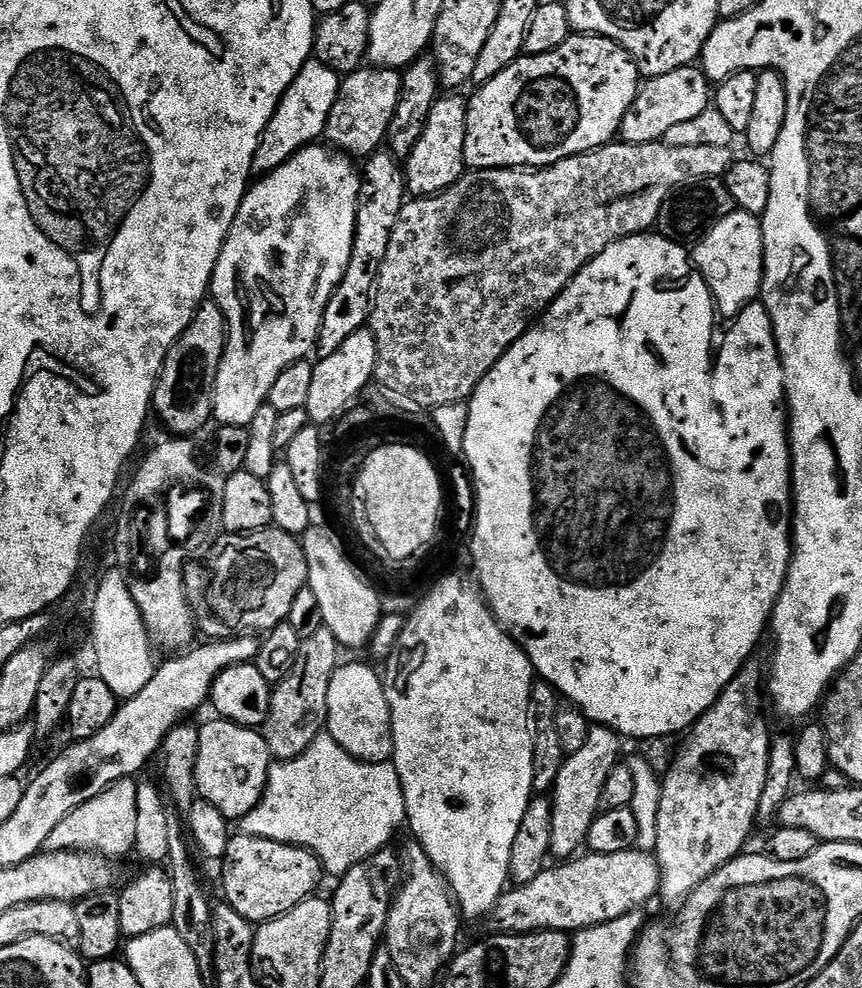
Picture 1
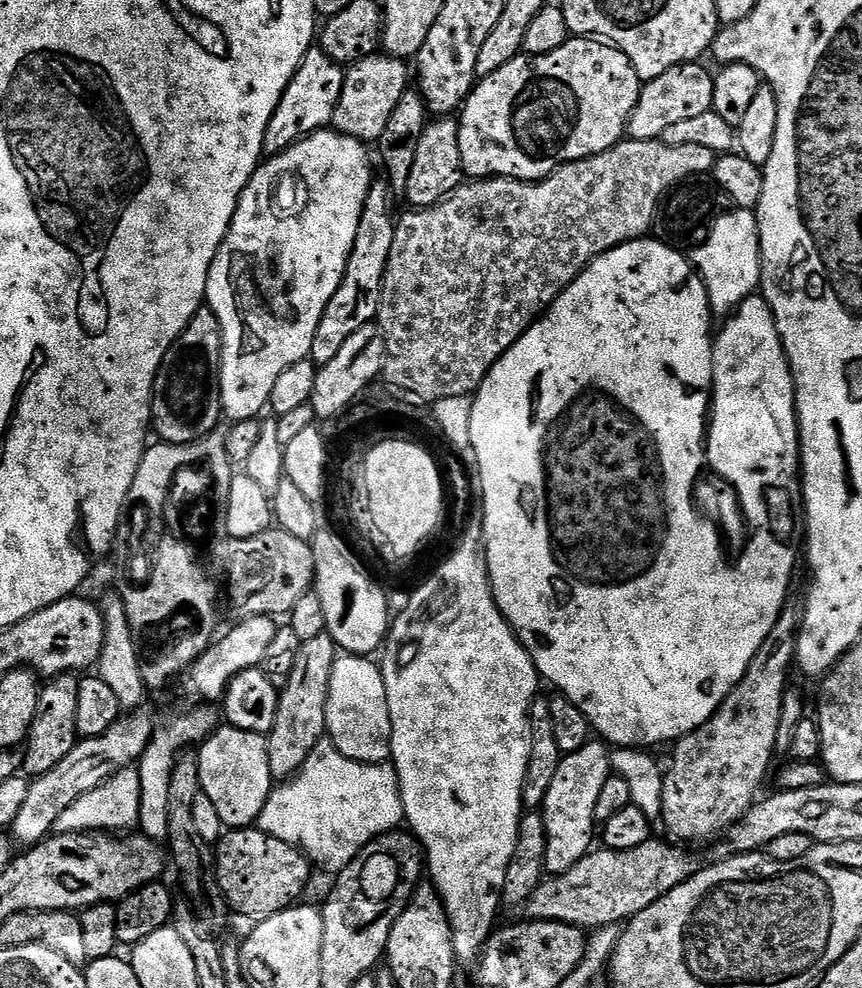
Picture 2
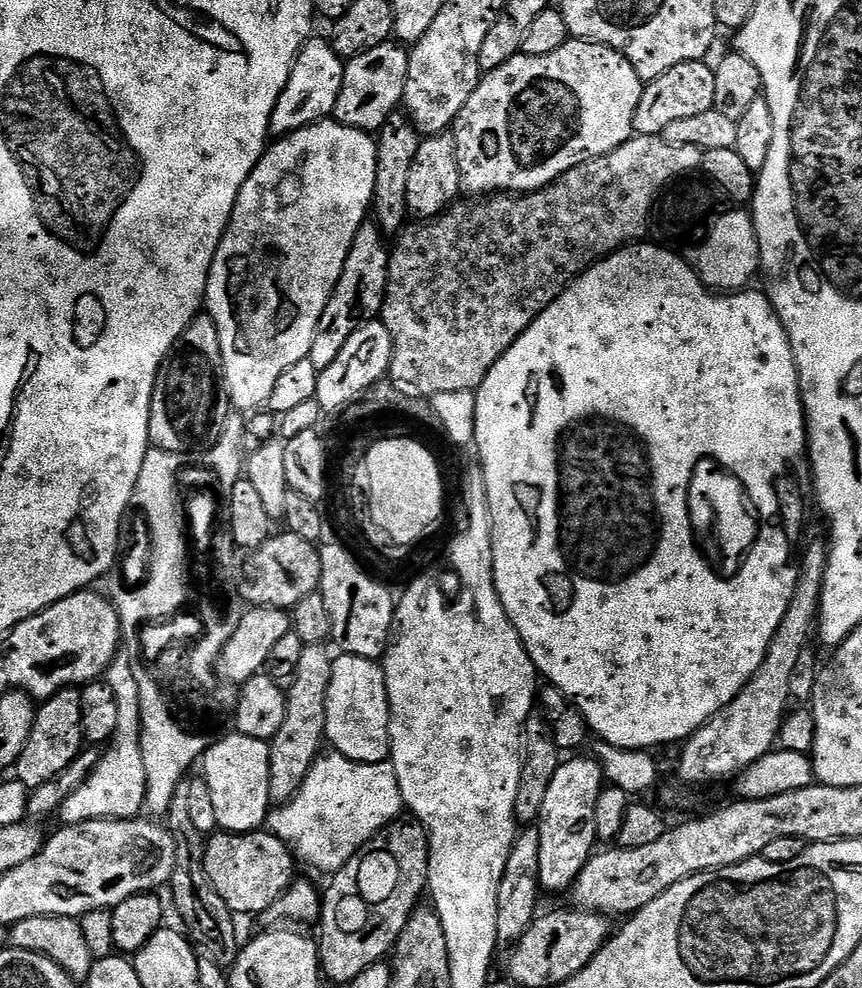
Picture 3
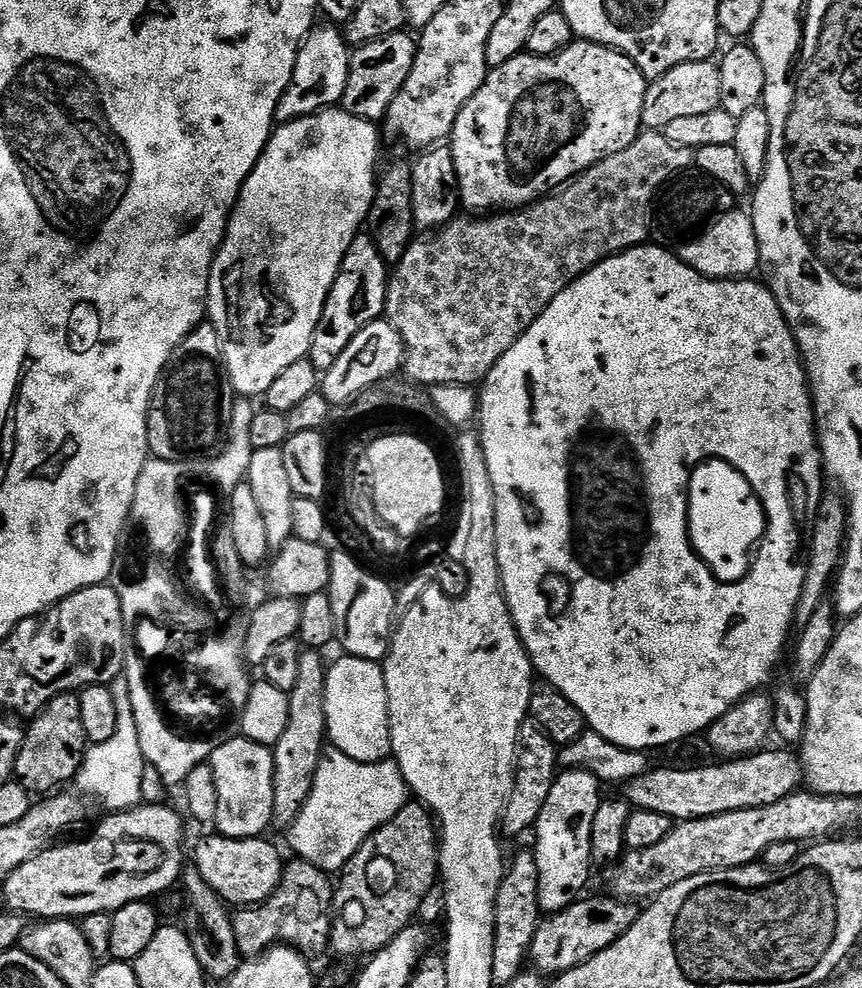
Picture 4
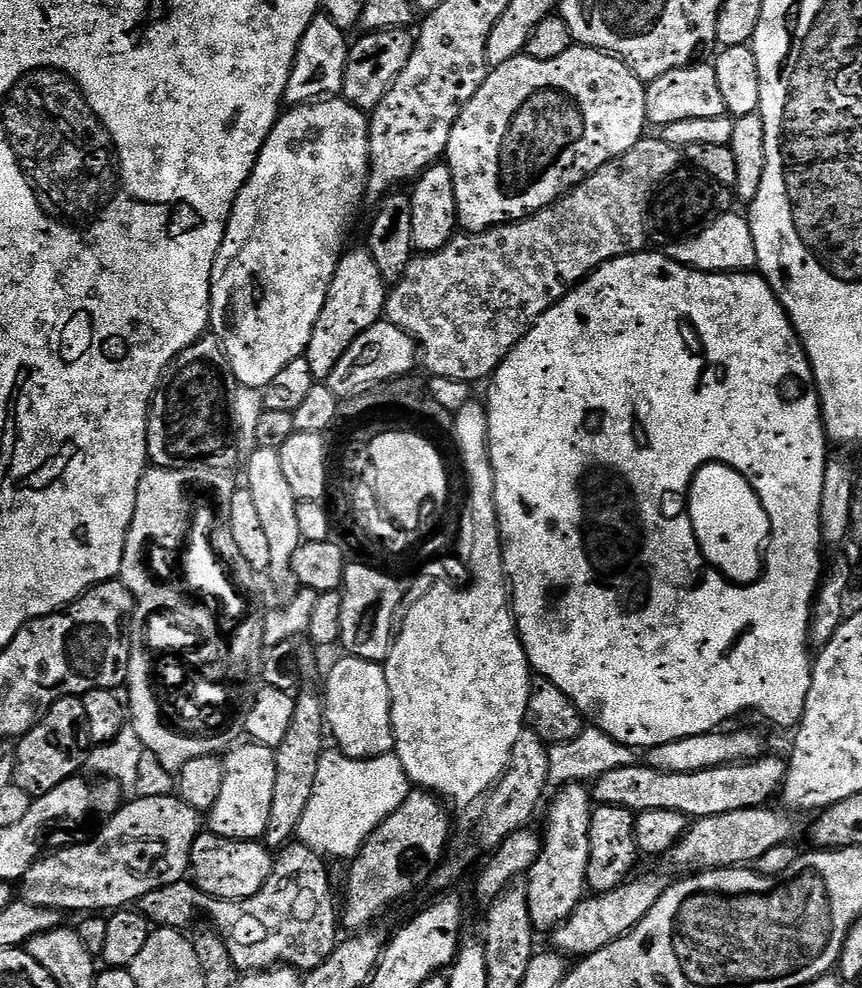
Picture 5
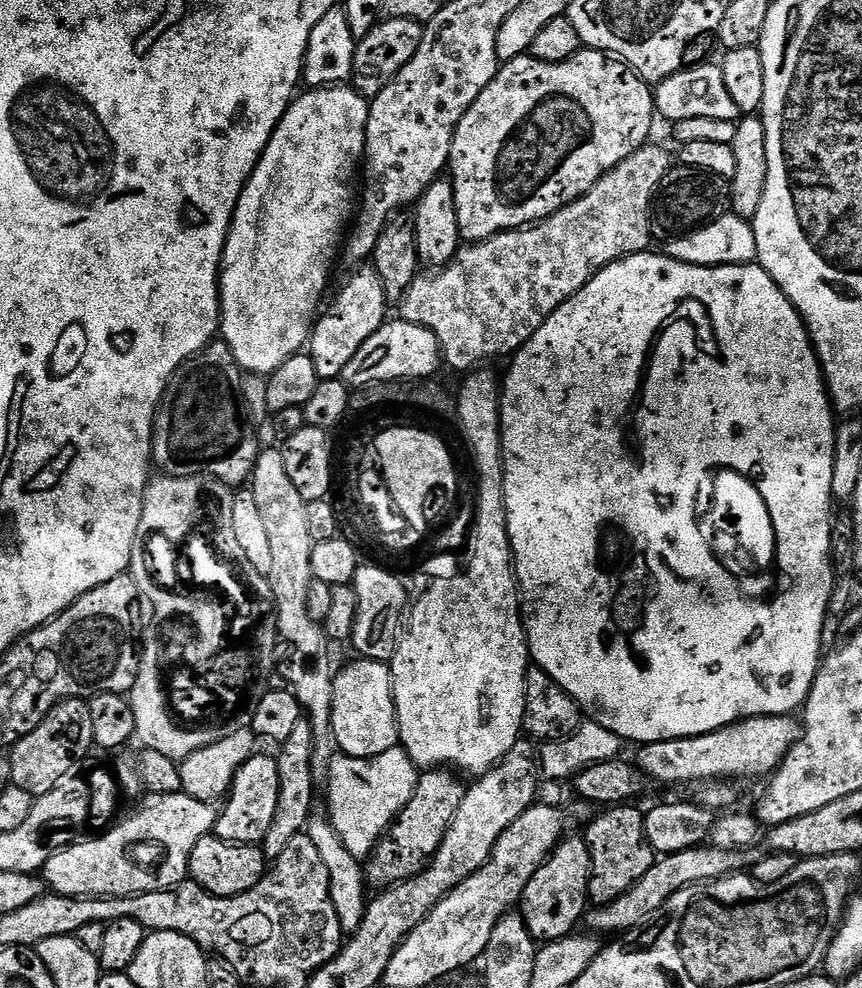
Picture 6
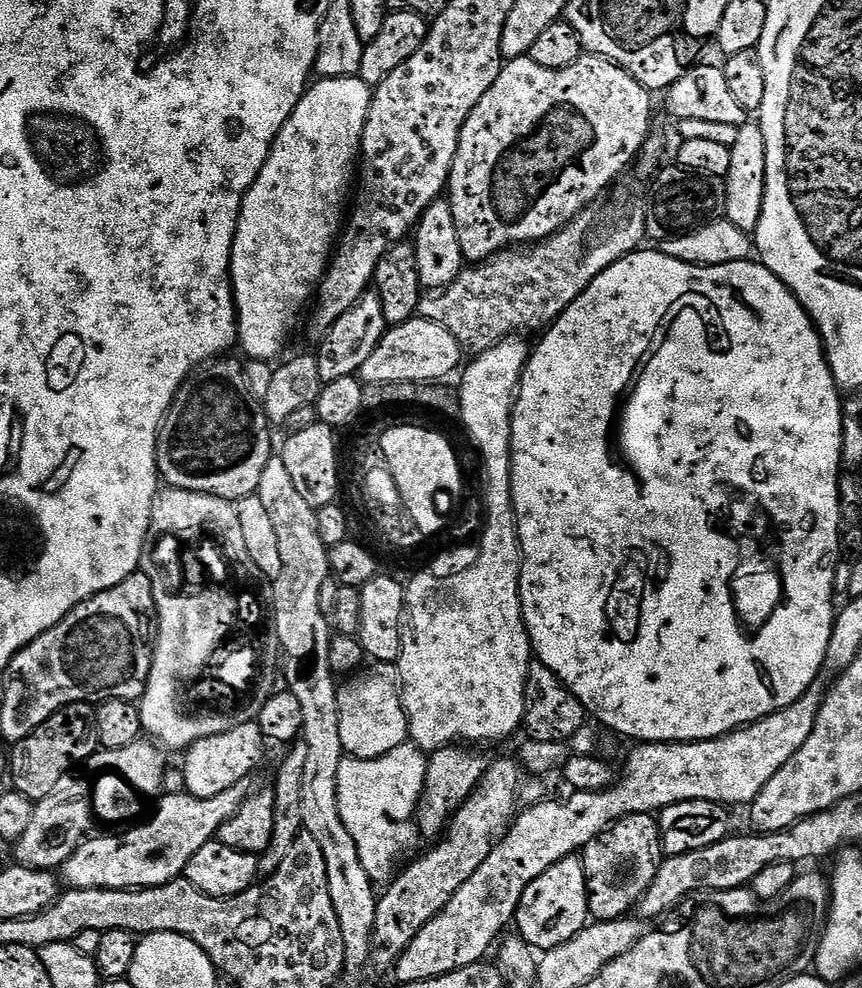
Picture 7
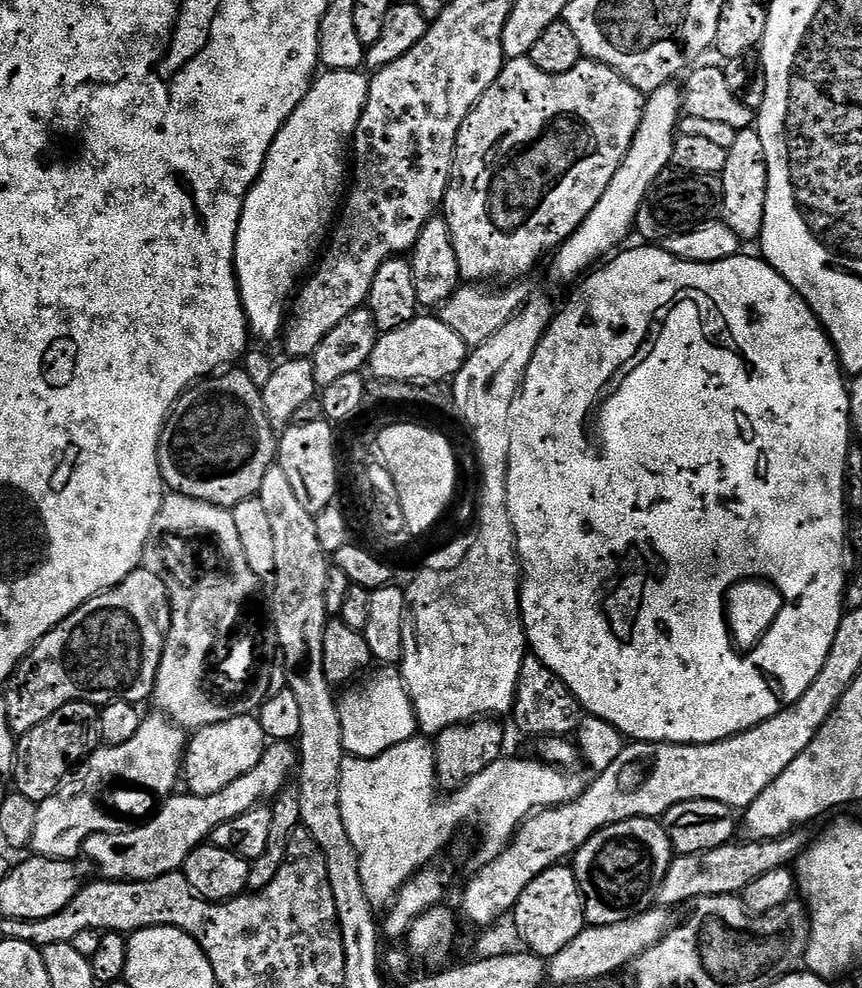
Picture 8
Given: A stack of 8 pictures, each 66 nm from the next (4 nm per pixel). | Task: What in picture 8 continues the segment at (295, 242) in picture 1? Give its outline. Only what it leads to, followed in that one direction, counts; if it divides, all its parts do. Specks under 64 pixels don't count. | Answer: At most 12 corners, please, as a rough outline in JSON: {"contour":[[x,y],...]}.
{"contour":[[324,70],[244,198],[236,285],[255,339],[333,231],[370,80]]}

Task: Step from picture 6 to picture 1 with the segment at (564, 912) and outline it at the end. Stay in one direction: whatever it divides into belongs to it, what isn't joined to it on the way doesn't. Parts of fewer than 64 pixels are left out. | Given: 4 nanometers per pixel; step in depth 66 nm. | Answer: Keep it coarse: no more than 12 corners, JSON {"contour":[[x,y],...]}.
{"contour":[[592,726],[565,755],[552,802],[553,857],[575,857],[622,760],[617,732]]}

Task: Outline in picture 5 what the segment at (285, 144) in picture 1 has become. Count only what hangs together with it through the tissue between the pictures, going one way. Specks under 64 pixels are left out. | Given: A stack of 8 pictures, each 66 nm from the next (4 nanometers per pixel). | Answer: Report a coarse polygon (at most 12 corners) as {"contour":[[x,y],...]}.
{"contour":[[327,14],[306,26],[285,105],[343,93],[350,47]]}

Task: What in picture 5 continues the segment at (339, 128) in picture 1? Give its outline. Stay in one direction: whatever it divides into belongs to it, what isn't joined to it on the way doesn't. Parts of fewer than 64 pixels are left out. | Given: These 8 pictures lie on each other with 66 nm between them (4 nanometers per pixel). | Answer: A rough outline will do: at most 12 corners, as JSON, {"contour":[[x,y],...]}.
{"contour":[[403,28],[348,50],[342,96],[371,114],[416,48]]}

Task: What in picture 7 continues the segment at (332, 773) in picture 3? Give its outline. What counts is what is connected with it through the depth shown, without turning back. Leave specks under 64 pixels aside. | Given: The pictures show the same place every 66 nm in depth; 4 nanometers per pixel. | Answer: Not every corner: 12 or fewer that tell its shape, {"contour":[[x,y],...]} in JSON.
{"contour":[[428,756],[338,766],[338,810],[373,882],[414,836]]}

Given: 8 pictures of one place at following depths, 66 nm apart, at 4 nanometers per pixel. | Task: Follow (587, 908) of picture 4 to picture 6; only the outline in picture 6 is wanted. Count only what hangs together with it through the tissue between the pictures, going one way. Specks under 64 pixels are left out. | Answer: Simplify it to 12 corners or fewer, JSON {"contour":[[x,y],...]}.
{"contour":[[759,847],[661,855],[626,894],[593,907],[593,933],[647,925],[678,890],[743,873]]}

